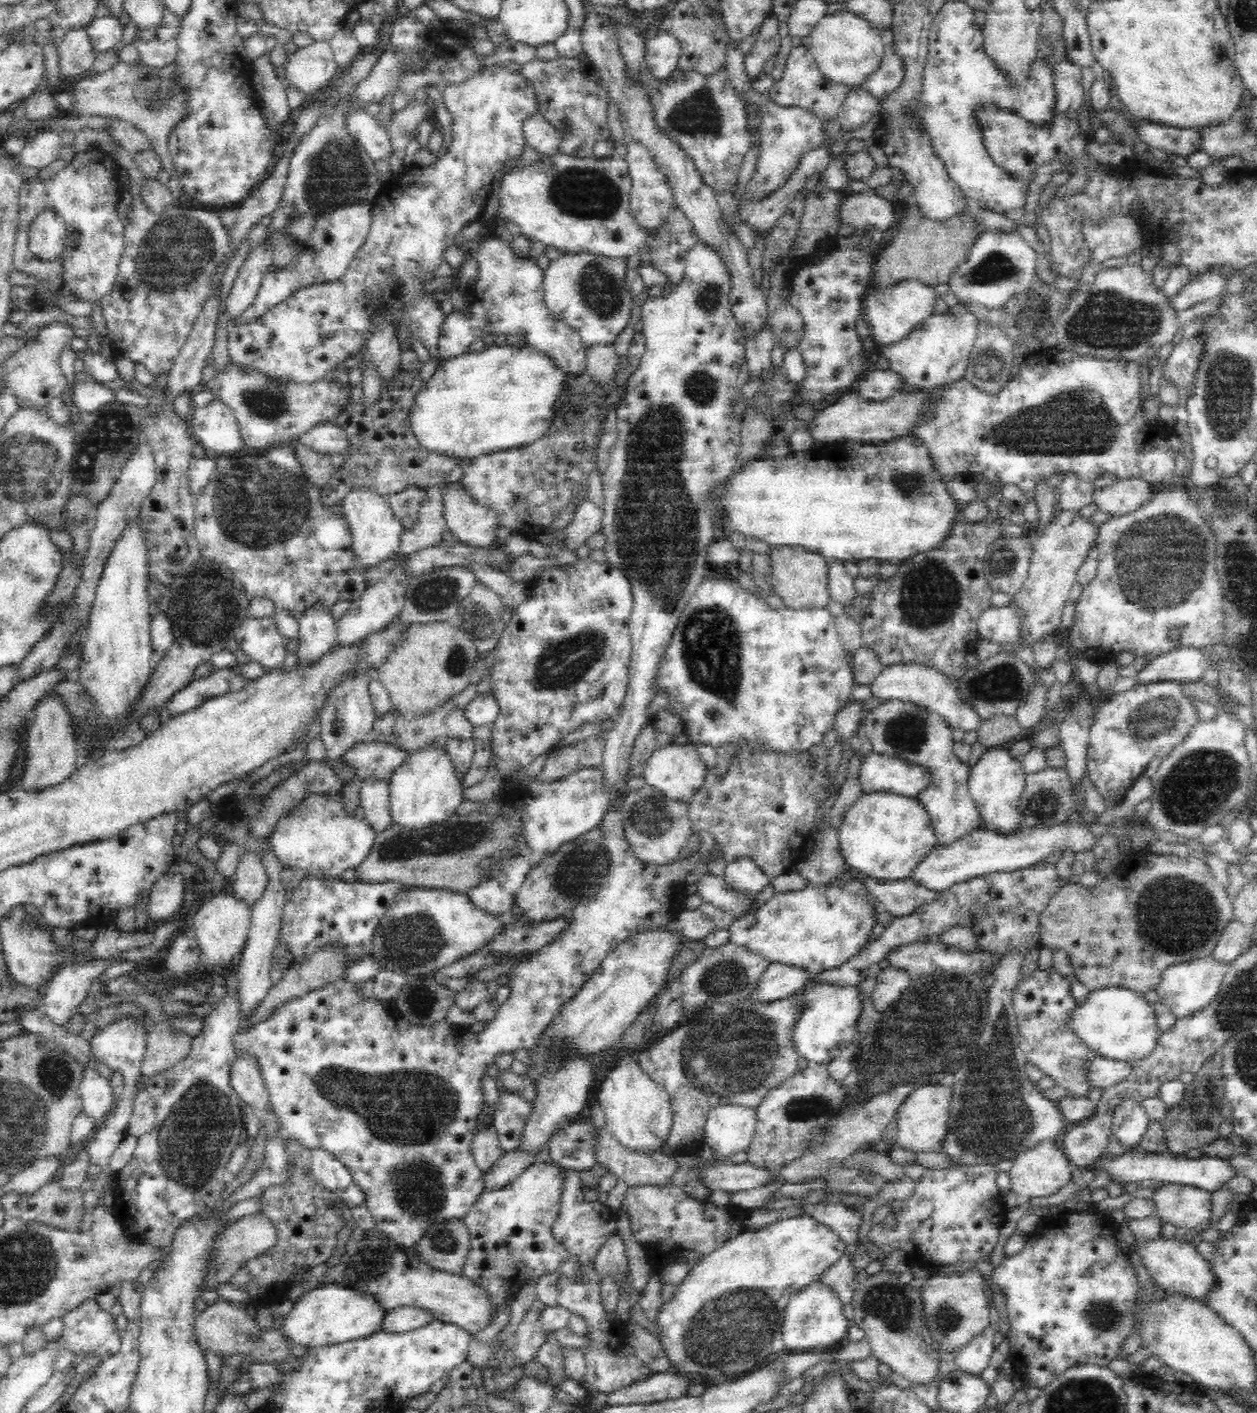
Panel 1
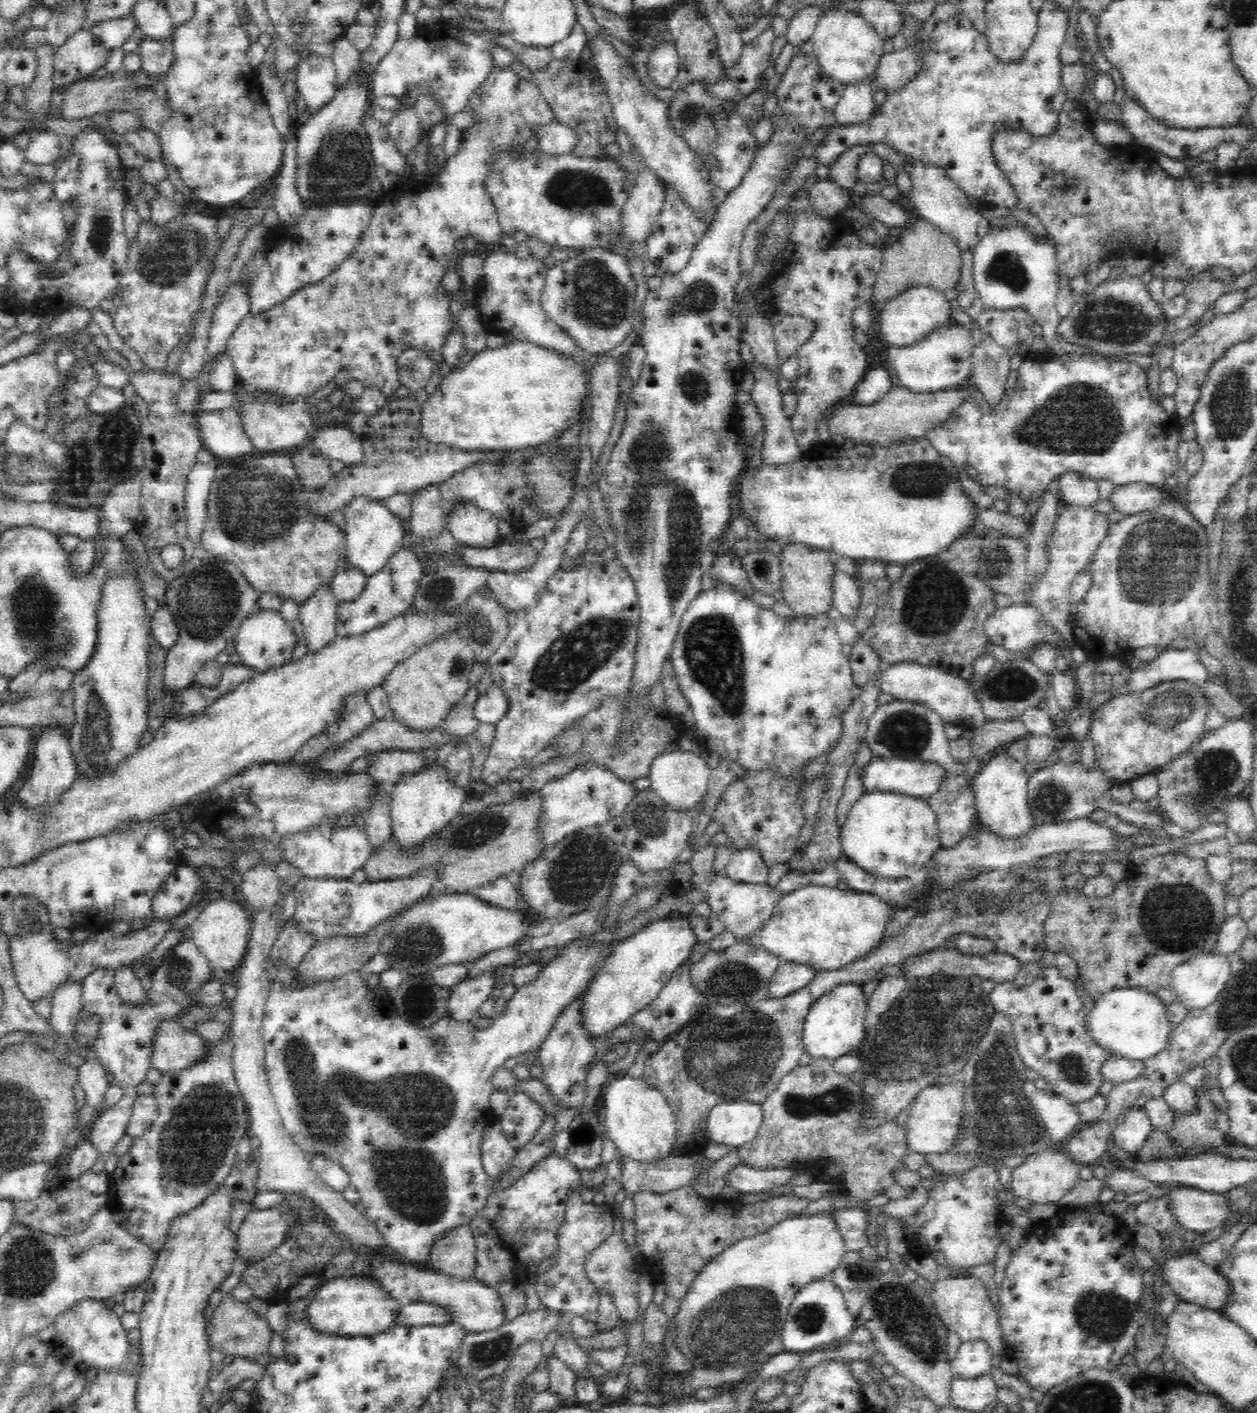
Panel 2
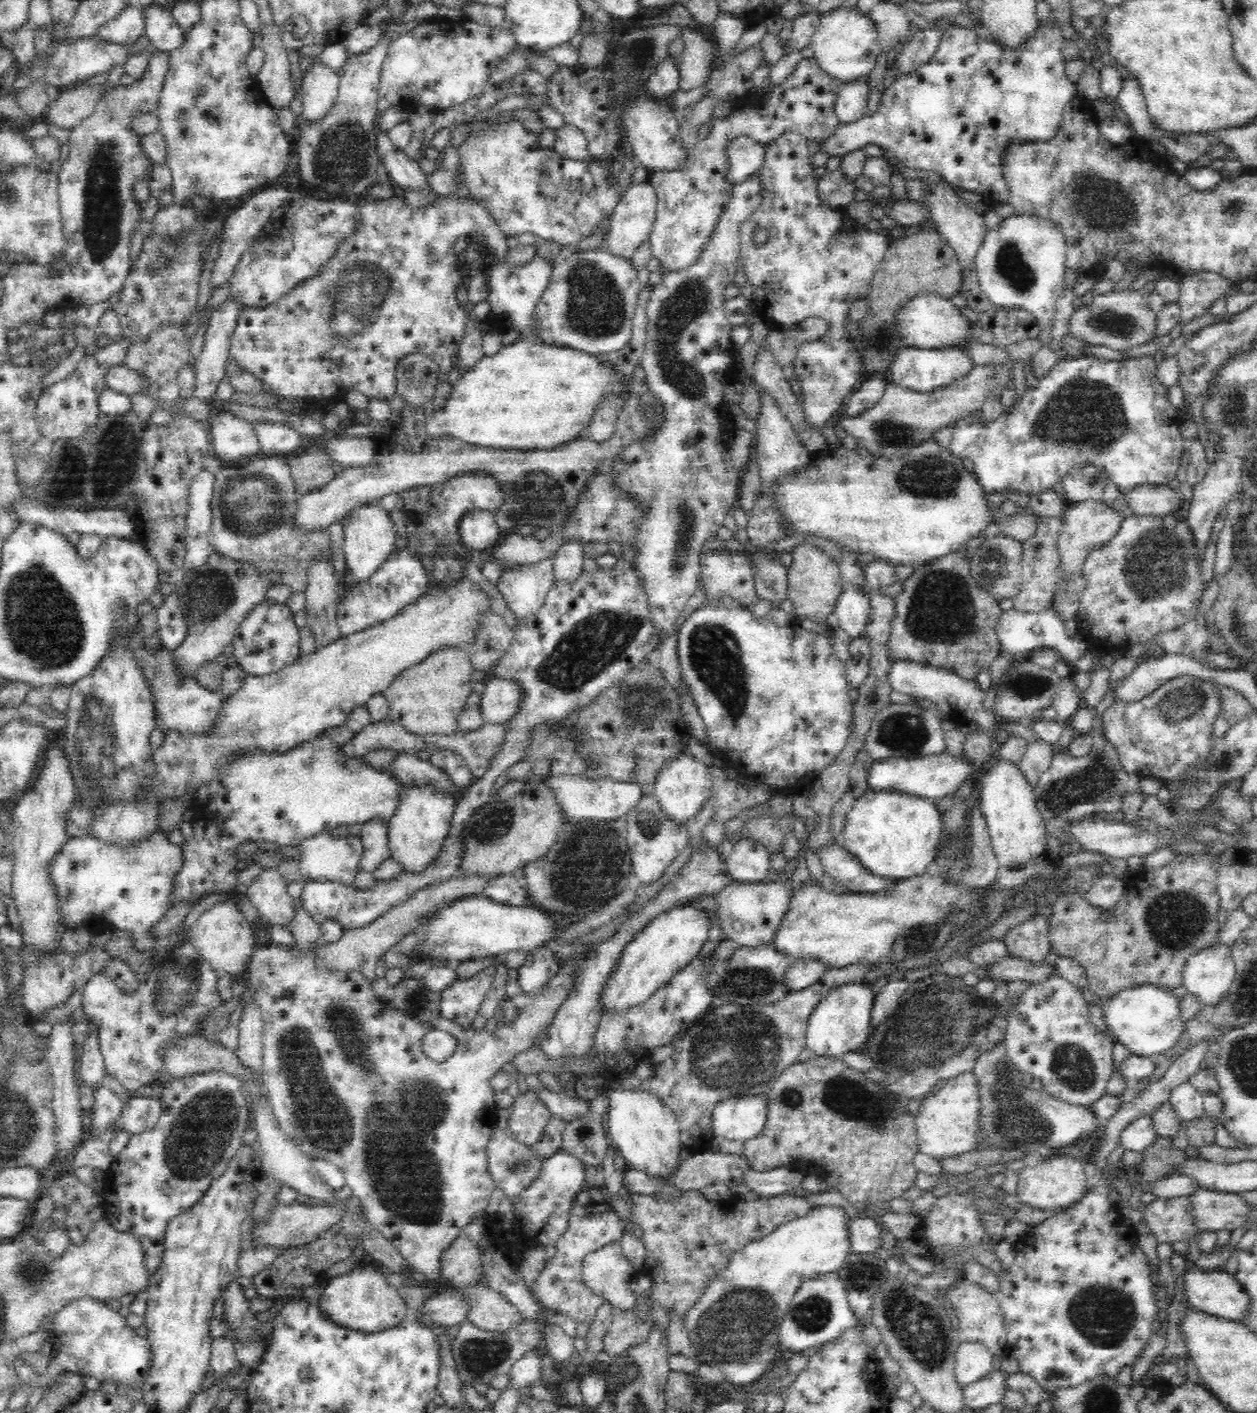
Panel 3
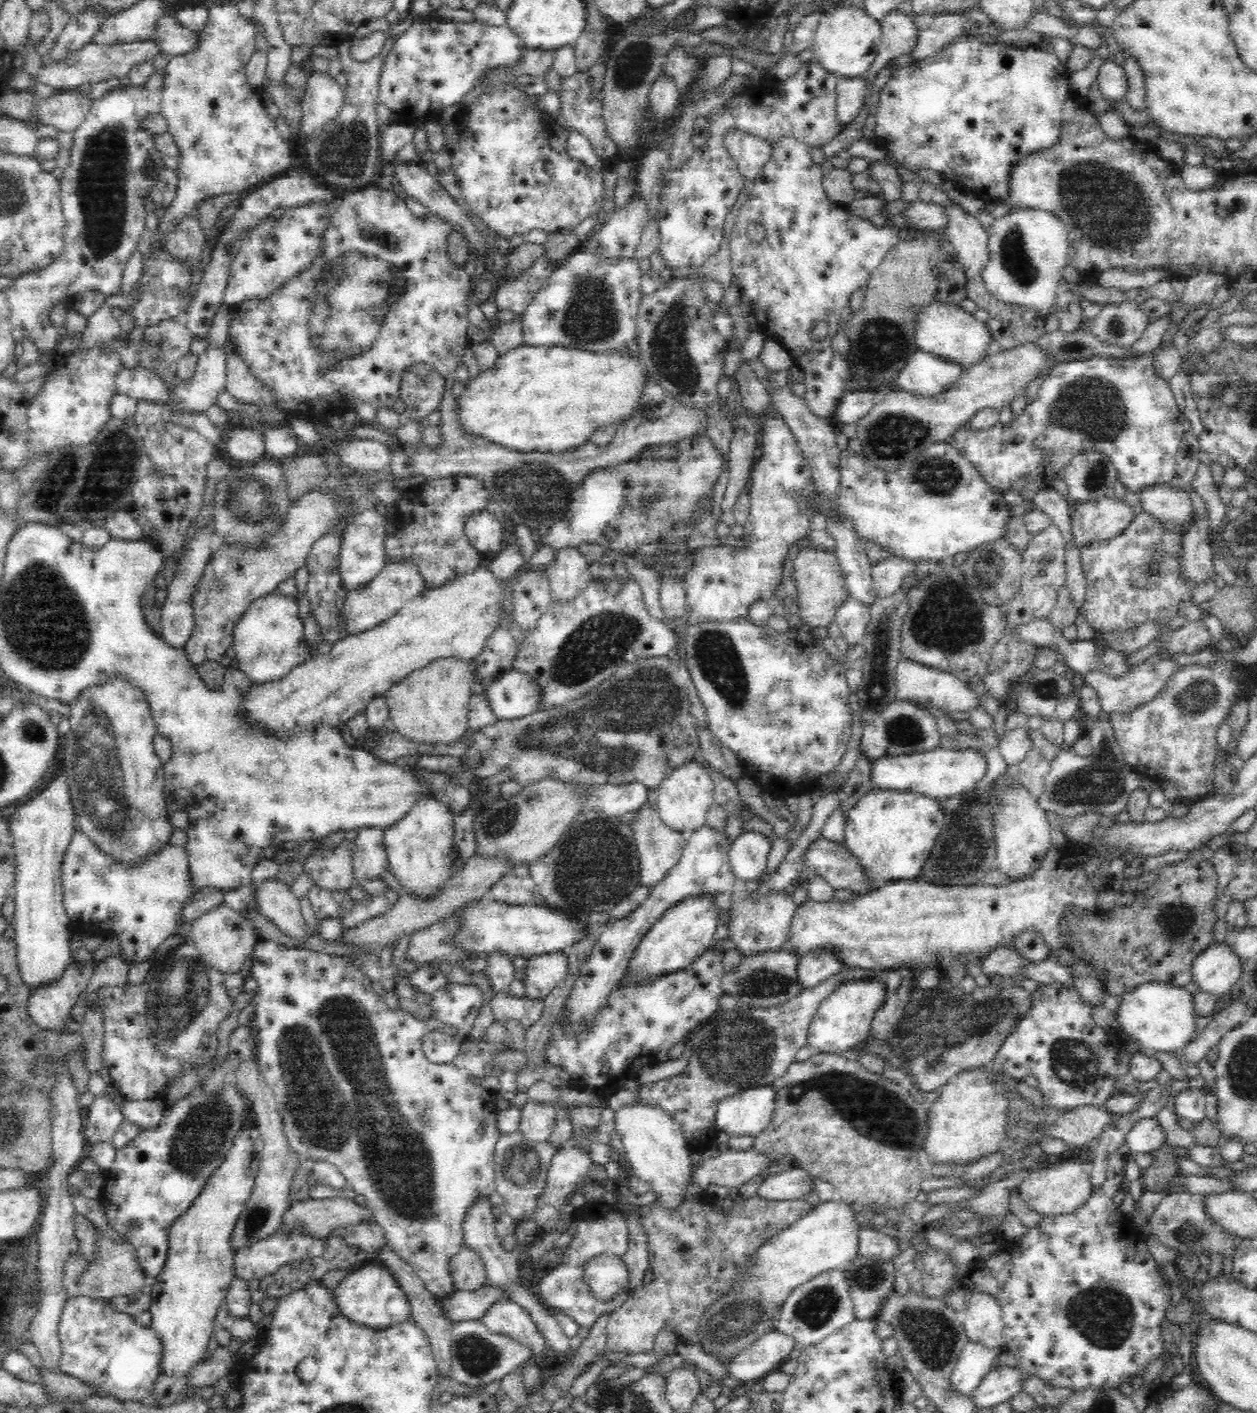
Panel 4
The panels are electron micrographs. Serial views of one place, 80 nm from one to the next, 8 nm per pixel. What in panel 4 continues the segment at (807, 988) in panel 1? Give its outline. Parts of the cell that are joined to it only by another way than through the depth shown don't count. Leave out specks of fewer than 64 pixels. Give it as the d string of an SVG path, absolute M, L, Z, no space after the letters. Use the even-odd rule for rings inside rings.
M850 980L835 988L822 1000L811 1017L807 1032L807 1045L820 1054L842 1055L849 1049L858 1049L872 1034L871 1021L884 996L884 984L873 980Z

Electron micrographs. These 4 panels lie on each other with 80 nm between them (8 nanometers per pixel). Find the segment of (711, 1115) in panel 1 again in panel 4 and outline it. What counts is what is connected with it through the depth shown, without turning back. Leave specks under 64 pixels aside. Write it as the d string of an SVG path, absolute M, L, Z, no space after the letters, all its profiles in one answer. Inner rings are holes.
M760 1087L741 1092L740 1095L727 1096L718 1103L714 1114L715 1132L726 1132L728 1136L753 1136L760 1134L770 1120L774 1102L772 1087Z

